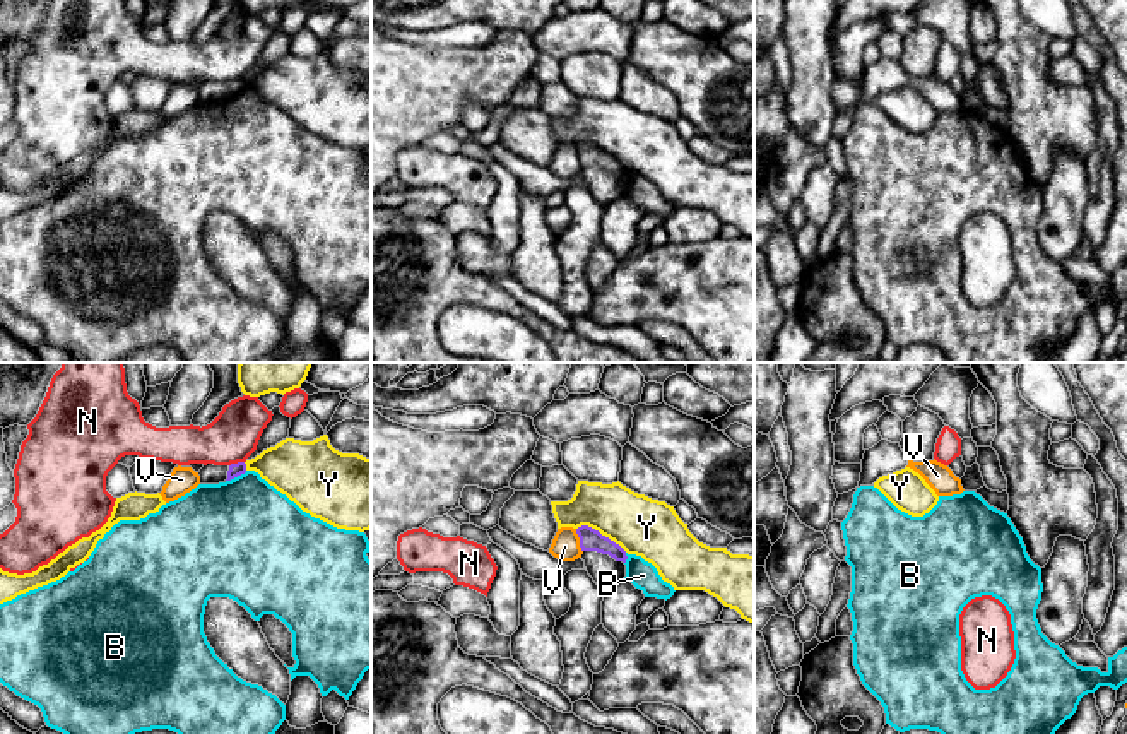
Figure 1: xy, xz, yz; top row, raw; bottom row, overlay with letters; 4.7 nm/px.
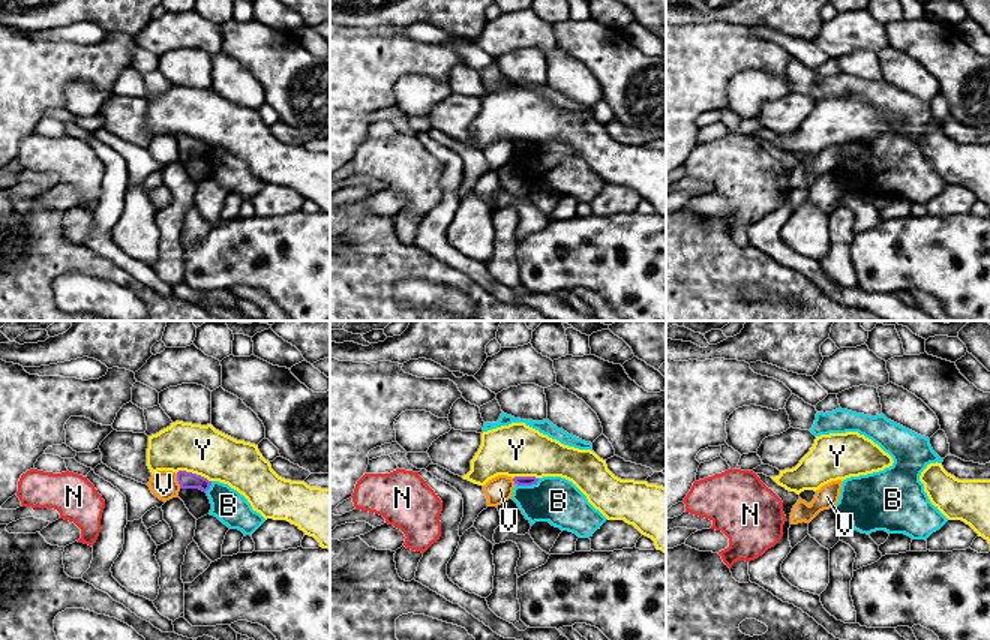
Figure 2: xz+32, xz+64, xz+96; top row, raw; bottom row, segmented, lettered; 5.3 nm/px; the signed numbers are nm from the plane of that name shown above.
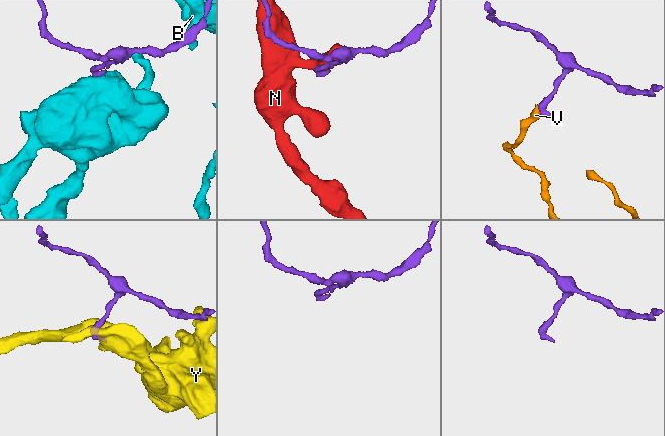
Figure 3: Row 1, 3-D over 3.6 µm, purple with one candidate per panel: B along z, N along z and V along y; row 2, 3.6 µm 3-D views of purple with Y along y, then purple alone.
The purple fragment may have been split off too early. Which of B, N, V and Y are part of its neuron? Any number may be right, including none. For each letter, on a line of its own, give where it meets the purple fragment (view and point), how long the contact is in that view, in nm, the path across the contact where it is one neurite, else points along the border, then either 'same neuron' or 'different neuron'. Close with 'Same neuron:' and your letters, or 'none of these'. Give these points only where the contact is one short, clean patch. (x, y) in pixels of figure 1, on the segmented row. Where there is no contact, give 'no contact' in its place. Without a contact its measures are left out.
B: contact xy (236, 476); length 120 nm; different neuron
N: contact xy (238, 462); length 80 nm; border xy (243, 461), (230, 466); different neuron
V: contact xz (580, 541); length 120 nm; border xz (575, 529), (582, 551); different neuron
Y: contact xz (601, 534); length 260 nm; border xz (577, 527), (594, 527), (626, 551); different neuron
Same neuron: none of these

